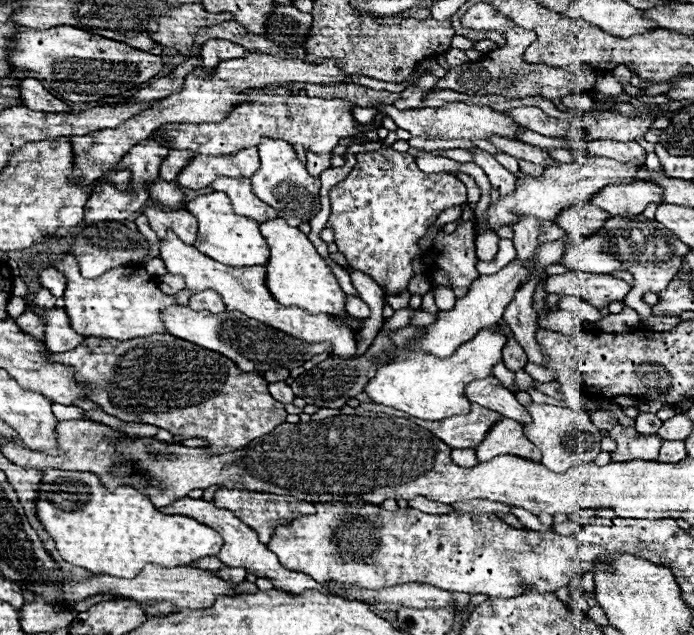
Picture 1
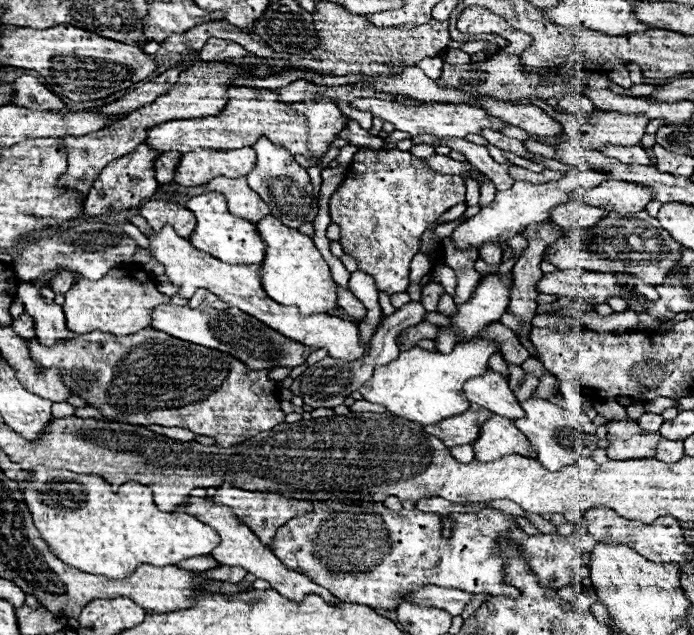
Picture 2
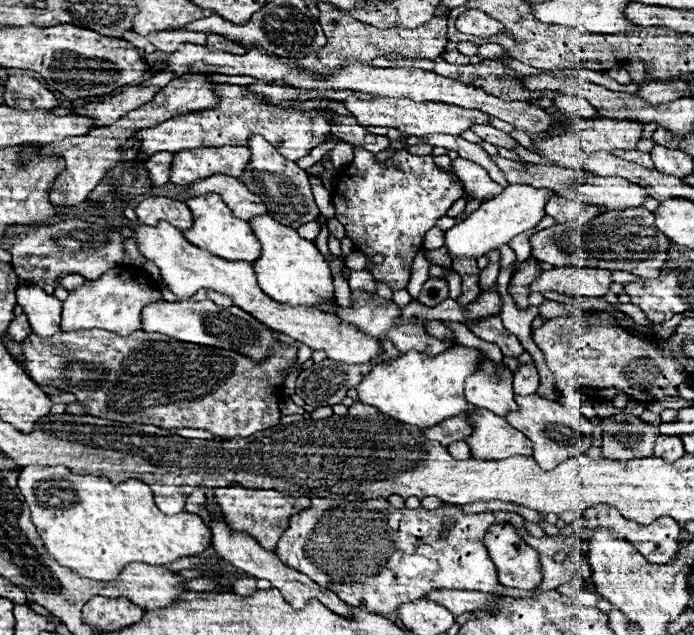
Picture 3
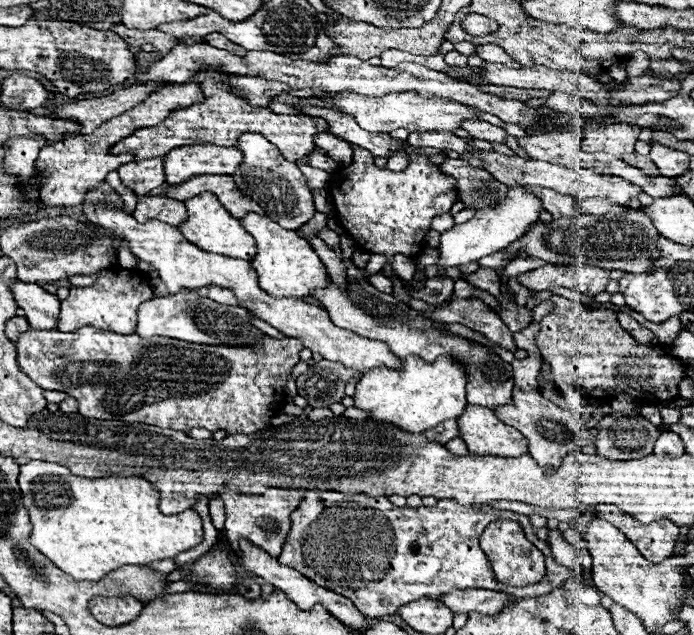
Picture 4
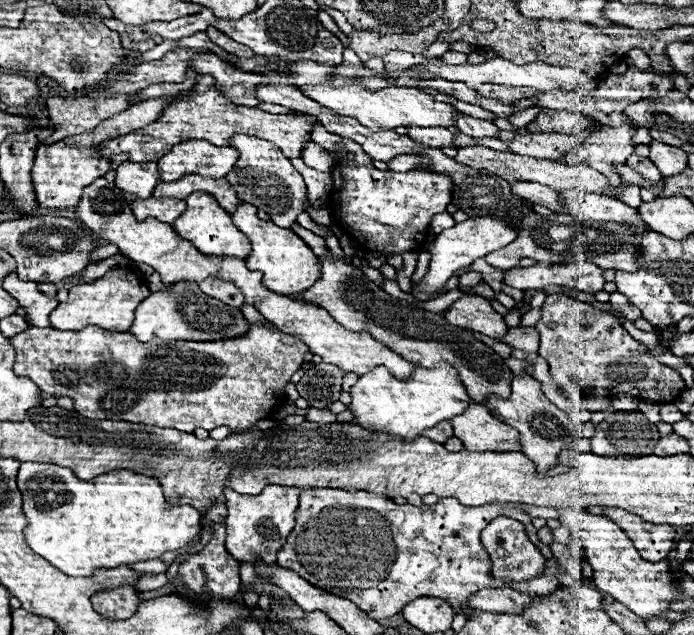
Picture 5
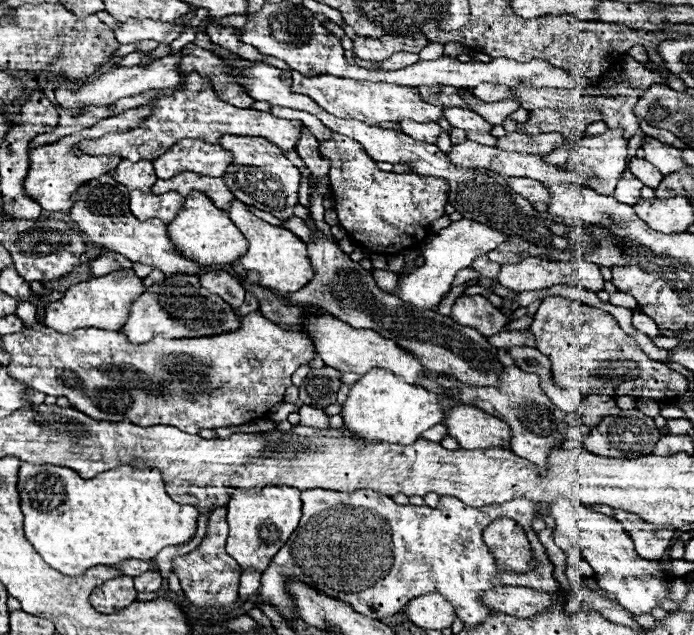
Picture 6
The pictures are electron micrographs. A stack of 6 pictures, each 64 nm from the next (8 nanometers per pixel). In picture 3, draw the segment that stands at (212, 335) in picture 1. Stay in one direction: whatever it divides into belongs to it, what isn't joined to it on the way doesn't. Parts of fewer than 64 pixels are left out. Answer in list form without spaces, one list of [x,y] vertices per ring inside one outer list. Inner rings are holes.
[[[192,296],[180,298],[176,302],[150,302],[146,308],[142,308],[142,332],[158,332],[158,334],[166,334],[170,338],[176,338],[180,342],[190,342],[190,344],[202,344],[202,346],[218,346],[224,350],[234,350],[240,354],[246,354],[254,360],[264,360],[268,356],[268,348],[278,342],[272,332],[260,324],[254,318],[244,312],[238,306],[232,308],[220,308],[218,304],[214,304],[212,300],[202,300],[202,302],[194,302]]]

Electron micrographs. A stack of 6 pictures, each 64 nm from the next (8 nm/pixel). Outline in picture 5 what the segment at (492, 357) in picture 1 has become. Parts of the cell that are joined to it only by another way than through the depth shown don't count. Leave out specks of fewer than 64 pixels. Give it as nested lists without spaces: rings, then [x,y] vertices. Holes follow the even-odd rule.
[[[440,364],[440,368],[414,368],[414,374],[408,380],[396,380],[386,368],[374,368],[372,372],[358,378],[350,390],[352,402],[348,410],[354,416],[354,424],[370,432],[384,432],[392,438],[414,440],[424,430],[450,420],[458,412],[468,408],[470,400],[466,396],[464,384],[454,368]]]

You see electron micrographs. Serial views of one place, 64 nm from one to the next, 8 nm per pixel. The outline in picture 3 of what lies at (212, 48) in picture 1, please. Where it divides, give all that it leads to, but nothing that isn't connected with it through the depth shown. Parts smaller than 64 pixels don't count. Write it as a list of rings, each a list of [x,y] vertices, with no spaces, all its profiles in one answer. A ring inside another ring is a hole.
[[[208,36],[206,44],[212,46],[212,48],[216,48],[216,50],[224,50],[224,52],[232,52],[232,54],[246,54],[248,52],[244,46],[238,46],[234,42],[226,40],[224,36]]]

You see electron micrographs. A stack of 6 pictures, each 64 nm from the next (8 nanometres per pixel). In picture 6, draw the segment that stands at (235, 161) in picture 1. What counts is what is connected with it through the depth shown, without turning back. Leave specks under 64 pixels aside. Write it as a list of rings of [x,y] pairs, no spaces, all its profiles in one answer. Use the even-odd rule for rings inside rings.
[[[180,140],[162,156],[152,160],[152,164],[160,180],[168,180],[178,172],[196,172],[218,178],[230,164],[230,156],[218,144],[208,144],[202,140]]]

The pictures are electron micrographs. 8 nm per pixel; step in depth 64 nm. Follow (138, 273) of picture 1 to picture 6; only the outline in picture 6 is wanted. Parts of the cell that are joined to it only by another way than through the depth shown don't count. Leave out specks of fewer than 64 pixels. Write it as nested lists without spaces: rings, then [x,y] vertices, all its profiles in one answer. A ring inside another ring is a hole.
[[[132,268],[116,270],[112,274],[92,278],[88,282],[80,282],[70,286],[64,292],[64,298],[46,306],[46,320],[44,324],[56,332],[70,334],[78,328],[100,328],[100,330],[120,330],[128,316],[130,302],[144,292],[144,284],[134,274]]]

